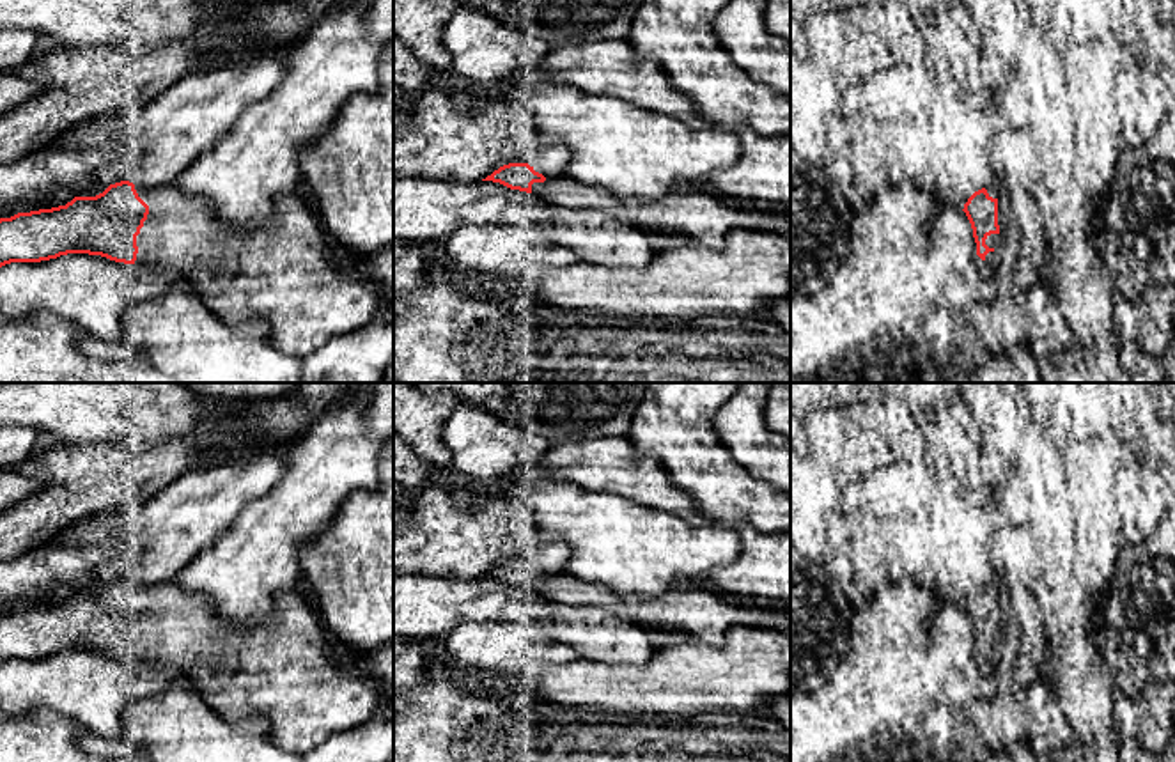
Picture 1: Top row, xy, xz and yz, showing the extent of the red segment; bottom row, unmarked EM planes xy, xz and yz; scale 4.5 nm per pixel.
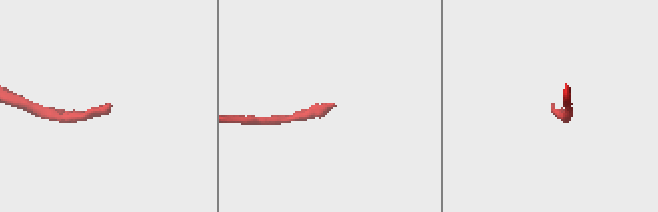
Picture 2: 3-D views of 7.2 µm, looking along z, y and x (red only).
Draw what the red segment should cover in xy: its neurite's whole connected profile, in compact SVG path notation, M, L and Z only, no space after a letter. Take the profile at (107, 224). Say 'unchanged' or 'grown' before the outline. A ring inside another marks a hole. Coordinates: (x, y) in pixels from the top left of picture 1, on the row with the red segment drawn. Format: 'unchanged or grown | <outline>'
grown | M121 181L110 184L103 193L96 197L74 197L66 206L51 207L51 209L39 209L30 213L18 213L11 218L0 218L0 268L11 262L41 262L57 259L67 253L89 253L89 255L101 255L115 262L124 264L144 264L152 268L172 268L175 271L184 273L186 276L195 280L197 292L204 299L206 307L222 319L222 323L230 326L239 326L253 321L262 321L269 328L269 342L275 349L287 356L305 358L323 347L330 338L340 333L354 331L377 315L385 314L383 298L379 289L365 276L360 276L353 271L340 271L337 268L337 253L342 252L333 245L328 237L328 232L308 197L307 191L294 191L289 195L276 195L275 197L275 216L259 230L248 232L241 237L229 237L223 229L213 220L213 211L195 197L183 193L175 183L160 186L160 188L144 188L140 184L133 184L129 181Z

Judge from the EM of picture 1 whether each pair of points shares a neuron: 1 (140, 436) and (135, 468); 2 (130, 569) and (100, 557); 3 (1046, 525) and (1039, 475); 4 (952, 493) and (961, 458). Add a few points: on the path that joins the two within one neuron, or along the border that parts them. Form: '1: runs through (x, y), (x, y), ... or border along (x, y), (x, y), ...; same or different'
1: border along (179, 438), (147, 449), (98, 443); different
2: border along (71, 546), (101, 546), (126, 537), (137, 550); different
3: runs through (1046, 513), (1039, 504), (1039, 488); same
4: border along (945, 468), (954, 477), (961, 497); different

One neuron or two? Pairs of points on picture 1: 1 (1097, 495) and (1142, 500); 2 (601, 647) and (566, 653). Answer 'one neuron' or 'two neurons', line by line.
1: two neurons
2: two neurons

